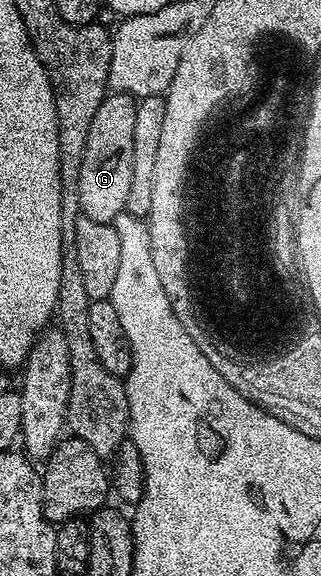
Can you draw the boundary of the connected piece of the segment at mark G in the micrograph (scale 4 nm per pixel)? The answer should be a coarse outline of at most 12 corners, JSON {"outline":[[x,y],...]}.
{"outline":[[131,95],[104,96],[78,177],[80,214],[112,223],[134,177]]}

